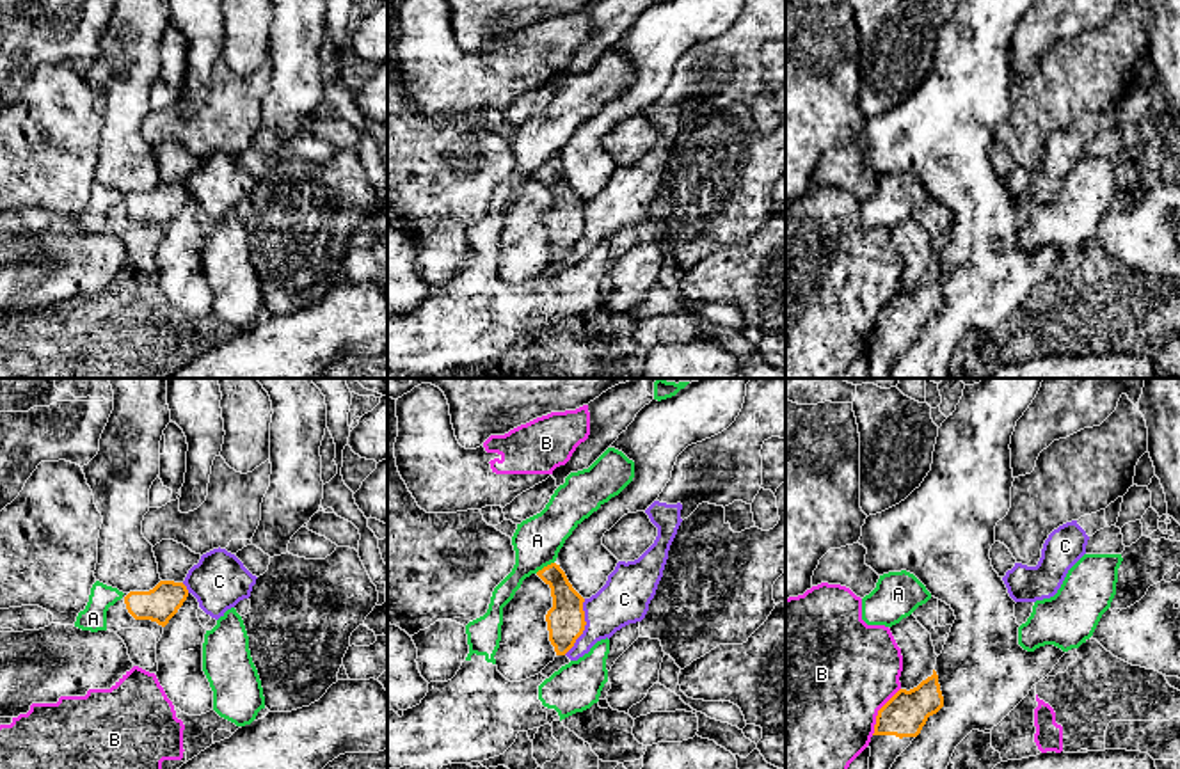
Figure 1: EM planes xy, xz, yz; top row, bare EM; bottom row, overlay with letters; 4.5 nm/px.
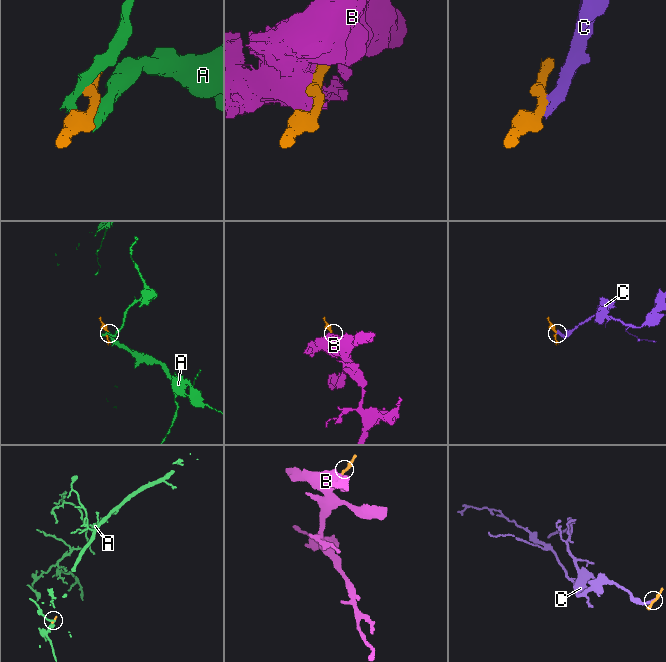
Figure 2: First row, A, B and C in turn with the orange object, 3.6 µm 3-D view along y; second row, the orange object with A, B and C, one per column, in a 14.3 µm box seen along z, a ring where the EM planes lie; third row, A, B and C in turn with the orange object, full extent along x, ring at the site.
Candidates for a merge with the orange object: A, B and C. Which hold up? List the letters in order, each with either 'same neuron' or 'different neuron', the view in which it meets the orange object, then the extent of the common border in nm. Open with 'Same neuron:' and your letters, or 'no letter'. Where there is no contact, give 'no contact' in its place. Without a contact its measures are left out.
Same neuron: no letter
A: different neuron; contact in xz; length 100 nm
B: different neuron; contact in yz; length 260 nm
C: different neuron; contact in xz; length 280 nm

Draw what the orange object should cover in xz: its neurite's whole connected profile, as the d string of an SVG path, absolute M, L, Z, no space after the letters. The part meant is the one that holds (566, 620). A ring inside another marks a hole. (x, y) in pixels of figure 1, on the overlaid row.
M556 563L544 567L537 575L551 588L553 597L553 607L546 614L549 641L556 655L565 655L585 630L585 599Z

